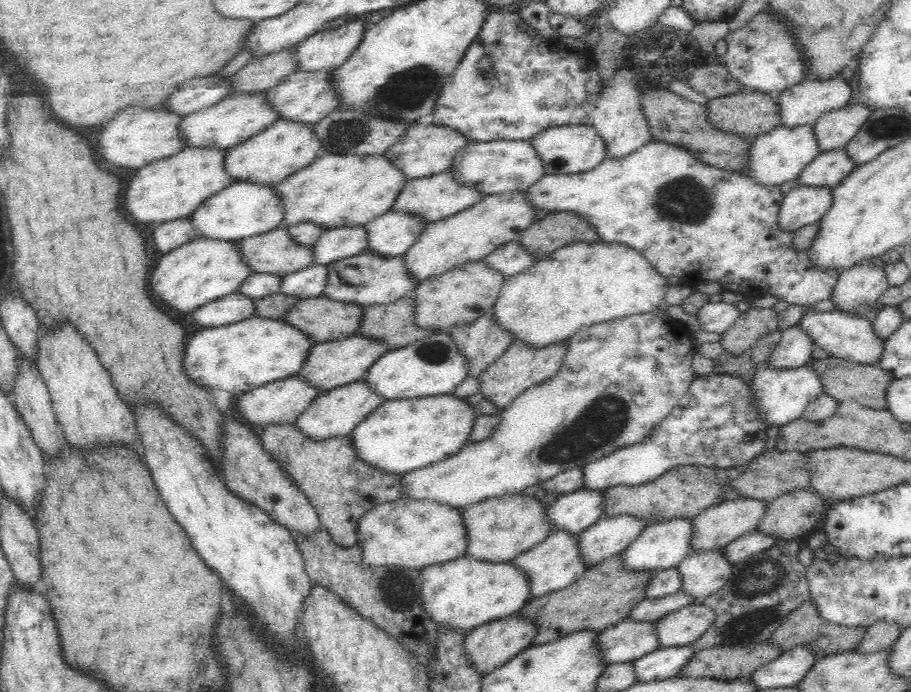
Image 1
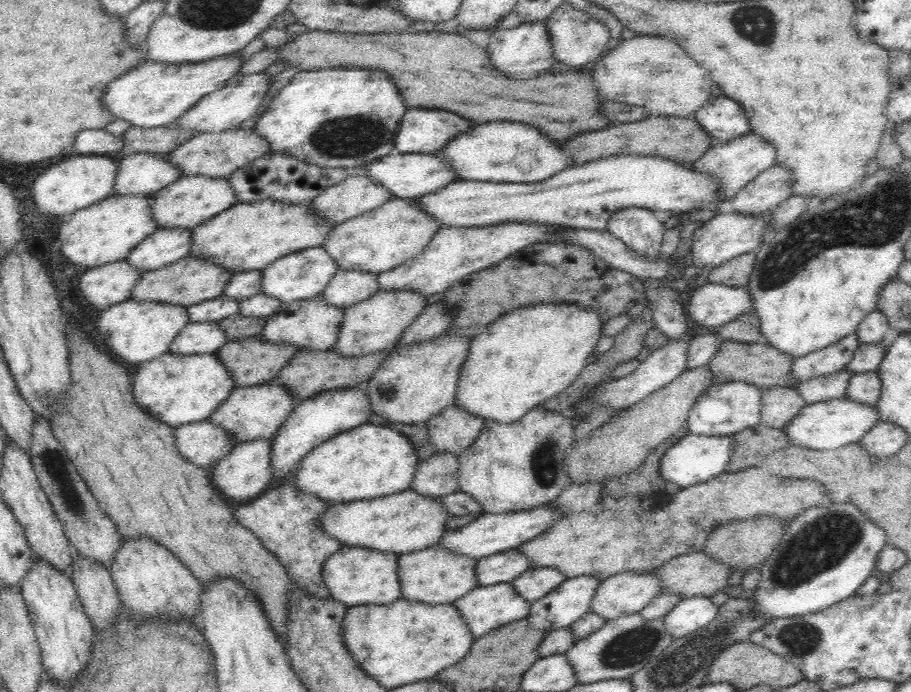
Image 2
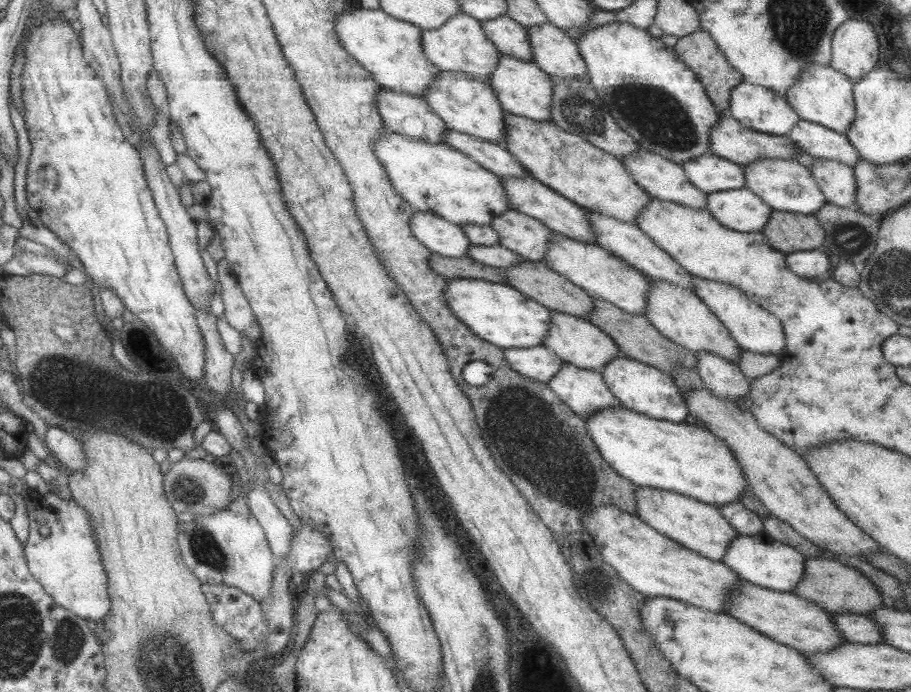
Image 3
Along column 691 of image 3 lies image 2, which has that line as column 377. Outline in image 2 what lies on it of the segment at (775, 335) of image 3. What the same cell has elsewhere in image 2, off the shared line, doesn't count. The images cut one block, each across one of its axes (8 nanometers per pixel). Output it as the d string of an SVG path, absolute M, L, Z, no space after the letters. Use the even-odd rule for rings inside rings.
M508 222L508 224L496 224L486 228L450 228L439 227L438 232L430 239L426 248L408 262L382 272L377 276L377 288L379 290L409 290L417 292L428 299L434 294L443 293L455 282L462 280L464 276L480 272L498 264L521 248L526 248L532 243L549 242L552 235L566 226L552 226L551 224L520 224Z

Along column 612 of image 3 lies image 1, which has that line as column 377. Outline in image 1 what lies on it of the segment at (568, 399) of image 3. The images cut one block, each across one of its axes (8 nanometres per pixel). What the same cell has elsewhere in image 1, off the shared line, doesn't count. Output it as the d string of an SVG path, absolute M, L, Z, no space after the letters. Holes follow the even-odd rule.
M356 381L331 391L322 391L316 396L302 414L296 416L294 427L314 441L326 440L350 435L357 424L360 424L375 408L384 402L384 397L374 393L364 381Z

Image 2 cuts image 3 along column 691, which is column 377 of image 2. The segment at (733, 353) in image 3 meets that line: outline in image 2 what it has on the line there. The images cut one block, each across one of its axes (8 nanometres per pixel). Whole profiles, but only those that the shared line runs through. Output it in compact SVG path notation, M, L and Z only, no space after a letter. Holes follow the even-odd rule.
M377 290L370 298L358 302L343 312L335 343L331 351L344 358L356 358L391 347L402 331L426 308L425 296L409 290Z

